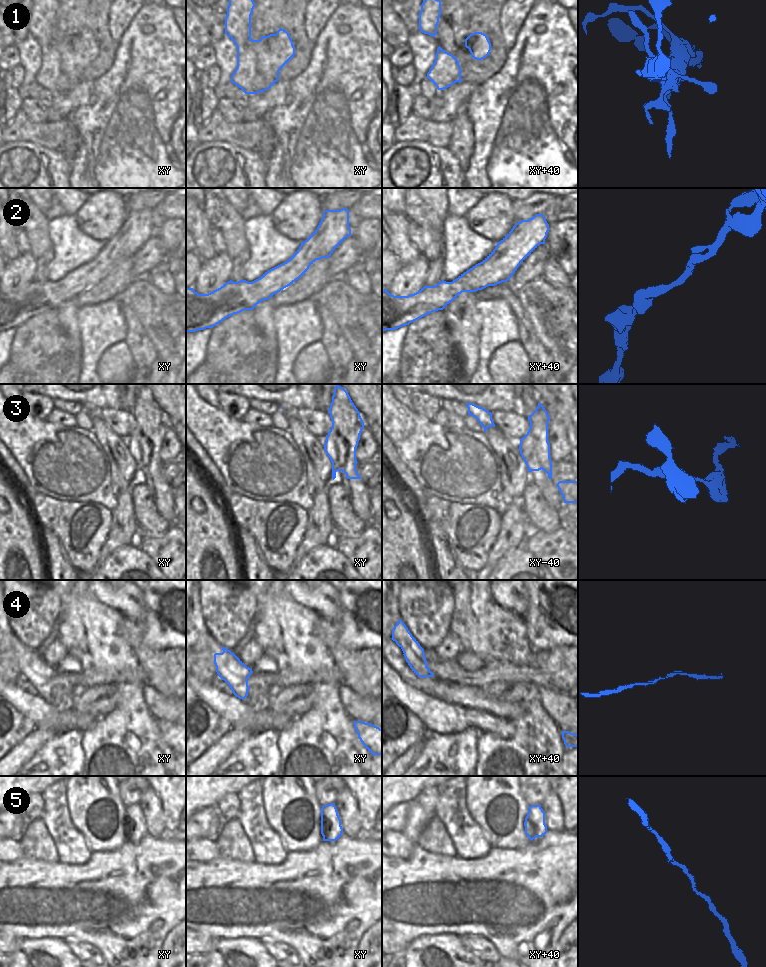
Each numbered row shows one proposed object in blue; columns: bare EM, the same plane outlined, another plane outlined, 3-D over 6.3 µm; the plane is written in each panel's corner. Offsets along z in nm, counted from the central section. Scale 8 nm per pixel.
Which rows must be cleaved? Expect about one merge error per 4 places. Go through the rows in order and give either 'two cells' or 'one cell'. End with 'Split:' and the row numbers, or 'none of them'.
1: one cell
2: one cell
3: two cells
4: one cell
5: one cell
Split: 3

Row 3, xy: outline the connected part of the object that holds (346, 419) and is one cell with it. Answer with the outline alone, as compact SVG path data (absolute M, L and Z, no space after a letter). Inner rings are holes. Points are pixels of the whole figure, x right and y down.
M335 386L328 412L332 420L332 428L328 435L333 435L336 430L338 431L336 444L340 452L342 472L346 474L347 479L361 479L356 470L358 463L356 448L365 425L360 412L343 387Z

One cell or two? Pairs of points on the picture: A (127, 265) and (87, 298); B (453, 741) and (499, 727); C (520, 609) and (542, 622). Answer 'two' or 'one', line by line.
A: one
B: two
C: two

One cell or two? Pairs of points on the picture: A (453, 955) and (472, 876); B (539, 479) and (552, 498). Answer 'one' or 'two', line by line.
A: two
B: one

